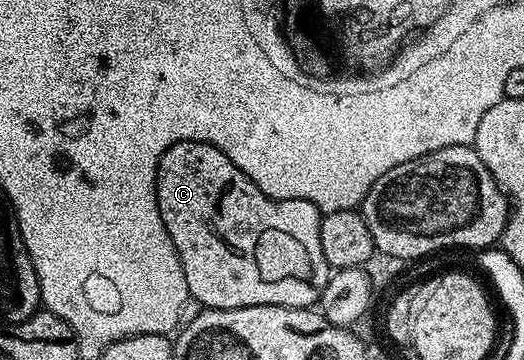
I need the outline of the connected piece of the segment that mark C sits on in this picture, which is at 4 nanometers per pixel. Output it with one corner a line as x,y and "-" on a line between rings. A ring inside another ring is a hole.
180,140
168,148
157,167
157,205
163,226
167,226
167,234
171,234
171,242
179,254
189,295
205,308
246,308
264,304
278,304
284,308
313,308
320,301
321,291
327,286
331,275
327,258
323,258
323,242
319,242
323,213
306,200
276,200
263,194
263,190
259,190
259,186
255,186
255,182
251,182
251,178
247,178
247,174
243,174
243,170
239,170
239,166
235,166
227,154
223,154
223,150
194,140

